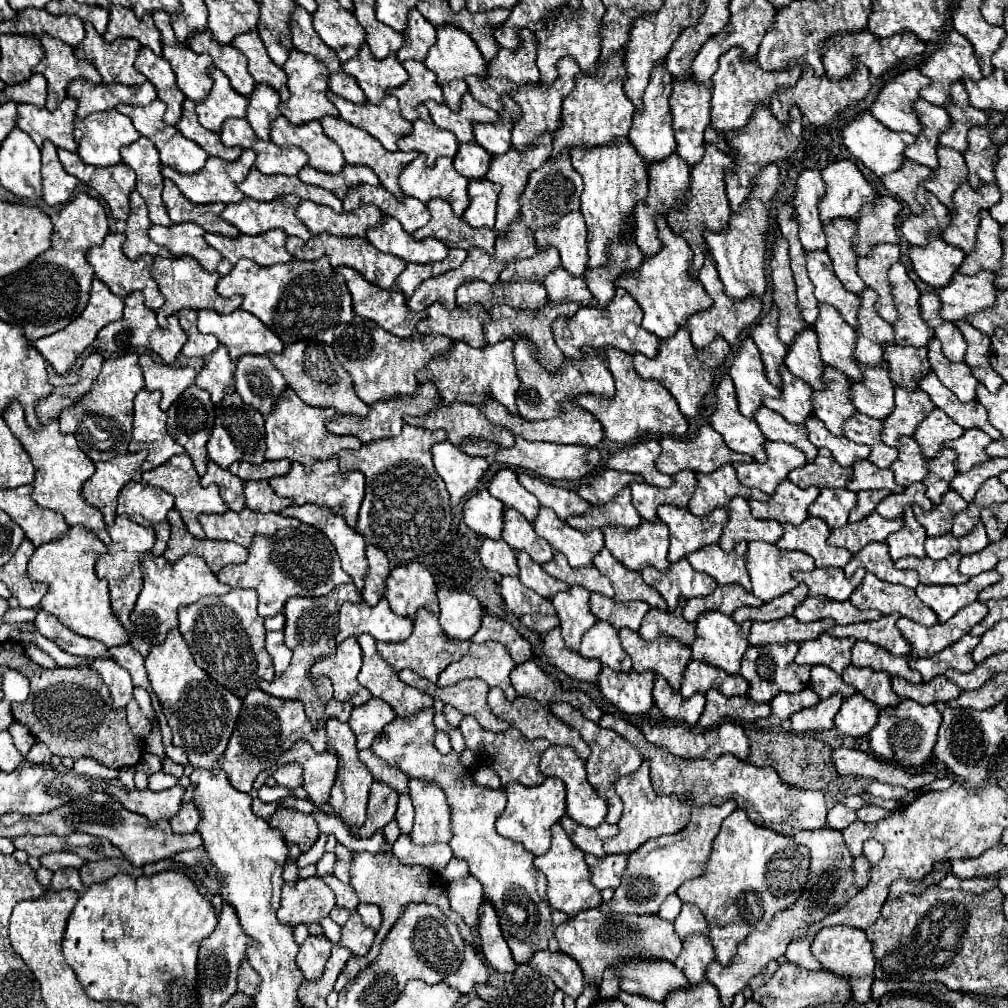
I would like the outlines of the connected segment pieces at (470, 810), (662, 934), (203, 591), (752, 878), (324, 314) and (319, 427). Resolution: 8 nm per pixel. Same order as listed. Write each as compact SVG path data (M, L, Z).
M422 709L418 711L414 717L410 719L396 719L396 723L390 723L388 727L384 727L384 731L380 733L380 739L376 739L376 743L372 745L372 751L384 759L388 765L398 767L400 771L404 771L408 777L410 773L420 773L422 779L434 781L438 783L446 797L448 797L448 805L450 805L450 829L452 829L452 839L450 839L450 847L454 857L464 859L470 865L470 875L480 879L482 887L484 887L484 895L494 903L494 909L498 913L500 919L500 927L502 927L502 935L512 951L512 957L516 963L526 963L530 961L530 957L540 951L540 949L548 949L548 939L552 937L552 909L548 905L548 897L546 897L546 877L532 865L534 855L528 853L520 843L510 841L502 835L498 835L496 831L496 819L500 817L500 813L506 807L506 795L504 791L496 791L496 789L488 789L488 787L478 787L472 781L470 771L460 763L460 753L450 751L448 755L442 755L436 747L434 747L434 735L436 735L436 727L432 723L434 719L434 709Z
M598 909L580 911L570 921L556 927L556 939L560 943L560 951L576 959L584 973L584 985L600 987L604 969L620 959L632 957L652 957L674 961L680 955L682 941L676 935L670 921L660 919L658 915L604 915Z
M146 553L146 555L142 555L142 569L144 569L144 589L142 589L138 601L136 601L134 611L132 611L132 619L136 621L136 633L140 637L132 637L132 641L130 641L130 645L136 647L136 651L140 651L142 655L148 655L150 647L154 643L160 643L164 639L164 635L172 627L178 627L178 615L176 615L176 611L178 611L180 605L190 605L190 603L196 603L200 597L206 597L206 595L224 595L224 593L230 591L230 587L222 585L216 579L216 575L210 571L208 563L202 557L198 557L198 555L184 555L176 563L168 563L162 555L160 557L152 557L152 553Z
M736 809L730 817L724 819L722 829L712 843L712 853L706 861L704 873L696 879L686 881L676 891L676 895L682 899L682 903L692 903L702 911L710 929L708 937L712 941L716 961L720 965L728 965L732 955L736 955L740 939L748 937L752 931L764 931L768 921L778 911L792 907L792 903L796 903L796 899L804 891L806 881L808 881L808 847L798 845L792 837L776 835L776 831L768 831L766 827L754 825L744 809Z
M328 257L316 261L292 259L292 263L276 263L272 267L260 267L248 259L240 259L228 275L220 277L218 293L222 297L242 295L242 309L256 315L284 345L296 341L332 343L336 325L348 323L354 317L352 295L346 281L330 267Z
M284 389L278 397L272 413L266 417L266 459L288 459L304 463L310 471L310 465L318 459L330 459L342 449L360 447L360 439L354 435L334 435L326 429L326 419L334 415L334 409L310 407L298 399L292 389Z

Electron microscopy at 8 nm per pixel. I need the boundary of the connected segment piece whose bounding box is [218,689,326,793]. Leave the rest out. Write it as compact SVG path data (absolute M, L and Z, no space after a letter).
M262 689L250 691L244 697L238 721L236 721L236 731L232 733L228 747L224 755L218 761L218 767L226 773L230 785L238 791L250 793L252 783L256 775L268 767L272 767L278 757L292 747L296 741L308 741L314 751L324 751L326 749L326 731L324 725L312 725L310 719L304 713L304 705L300 701L284 701L278 697L272 697L264 693Z

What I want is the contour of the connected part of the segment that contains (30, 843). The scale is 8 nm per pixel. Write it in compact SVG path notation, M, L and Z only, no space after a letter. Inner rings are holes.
M20 835L20 837L12 839L12 843L14 843L16 849L22 849L32 857L42 857L46 853L64 849L64 839L60 839L56 835L44 835L44 837L40 837L40 835Z

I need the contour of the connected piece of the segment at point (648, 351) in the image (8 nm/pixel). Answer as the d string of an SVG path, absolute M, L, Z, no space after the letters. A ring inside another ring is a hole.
M616 287L616 293L606 307L580 307L572 317L558 317L552 323L552 331L556 335L560 351L570 359L580 359L580 347L594 347L600 355L604 355L604 347L608 345L618 347L626 353L644 353L646 357L654 357L660 339L642 327L642 315L644 313L636 299L628 291Z

